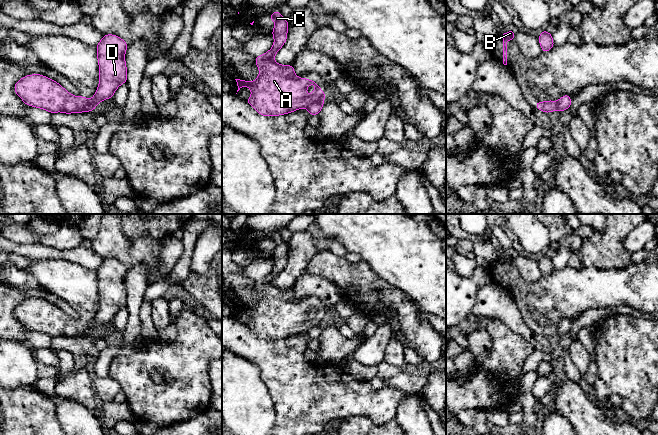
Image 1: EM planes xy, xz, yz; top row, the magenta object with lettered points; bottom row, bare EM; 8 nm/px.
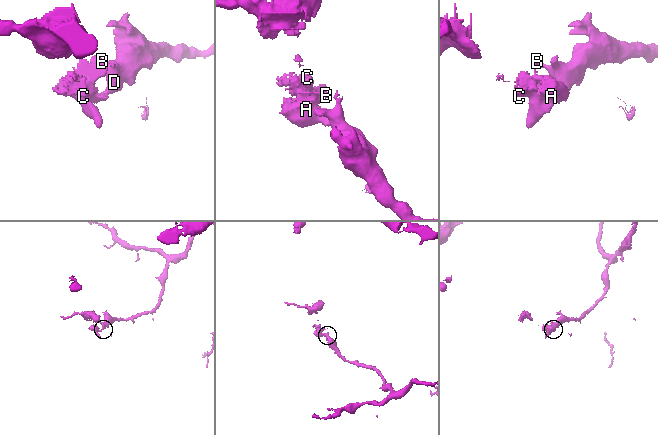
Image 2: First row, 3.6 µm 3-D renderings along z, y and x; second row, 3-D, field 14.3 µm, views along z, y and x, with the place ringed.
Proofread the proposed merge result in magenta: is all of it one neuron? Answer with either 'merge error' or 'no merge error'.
merge error

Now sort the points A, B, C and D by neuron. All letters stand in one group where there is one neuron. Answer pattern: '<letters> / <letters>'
A B C / D

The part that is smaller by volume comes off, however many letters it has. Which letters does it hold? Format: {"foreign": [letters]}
{"foreign": ["A", "B", "C"]}

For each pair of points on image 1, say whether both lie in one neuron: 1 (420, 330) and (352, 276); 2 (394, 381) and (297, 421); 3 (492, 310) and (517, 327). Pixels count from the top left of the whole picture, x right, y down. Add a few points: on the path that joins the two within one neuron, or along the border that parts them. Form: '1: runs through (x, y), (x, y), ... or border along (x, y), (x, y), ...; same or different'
1: runs through (405, 312), (391, 298), (380, 297), (370, 293); same
2: border along (384, 384), (397, 387), (403, 392); different
3: runs through (498, 310), (511, 321); same

